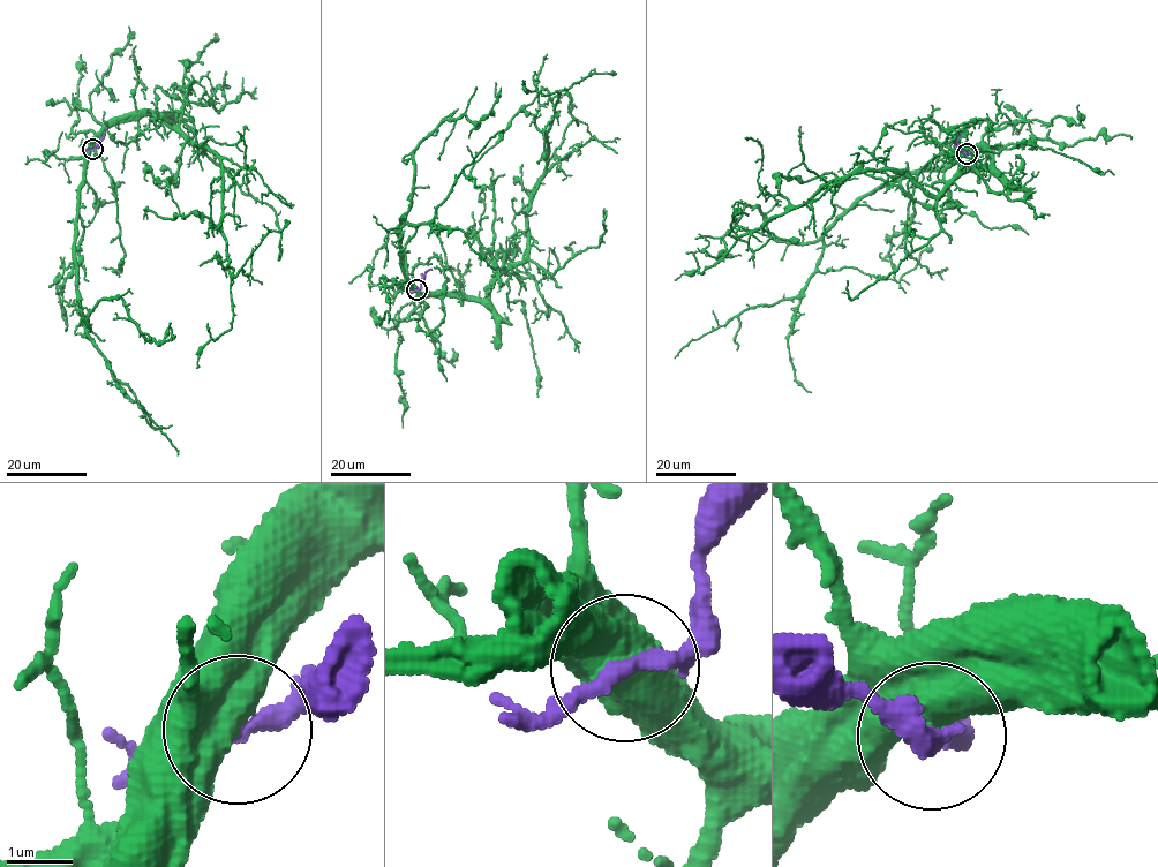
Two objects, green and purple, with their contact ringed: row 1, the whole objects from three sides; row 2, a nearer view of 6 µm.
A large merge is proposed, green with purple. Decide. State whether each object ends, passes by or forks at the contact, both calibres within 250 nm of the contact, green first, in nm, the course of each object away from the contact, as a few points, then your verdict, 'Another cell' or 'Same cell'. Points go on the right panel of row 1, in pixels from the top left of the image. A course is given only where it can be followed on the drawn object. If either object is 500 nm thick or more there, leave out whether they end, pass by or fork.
Thickness 750 nm (green) against 220 nm. Course of green: (967, 153), (985, 148), (990, 165), (935, 195), (887, 170), (829, 180), (743, 234), (704, 272), (675, 279). Course of purple: (967, 153), (954, 142), (960, 136). Another cell

